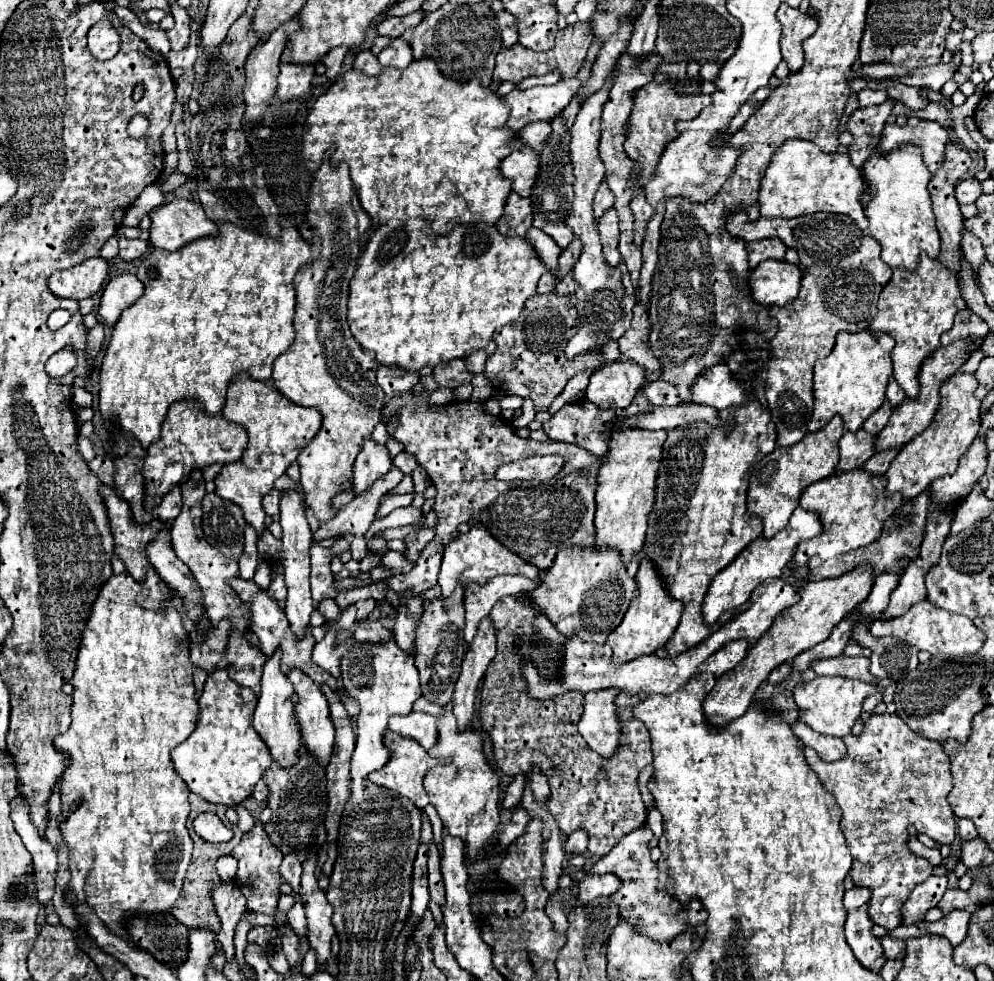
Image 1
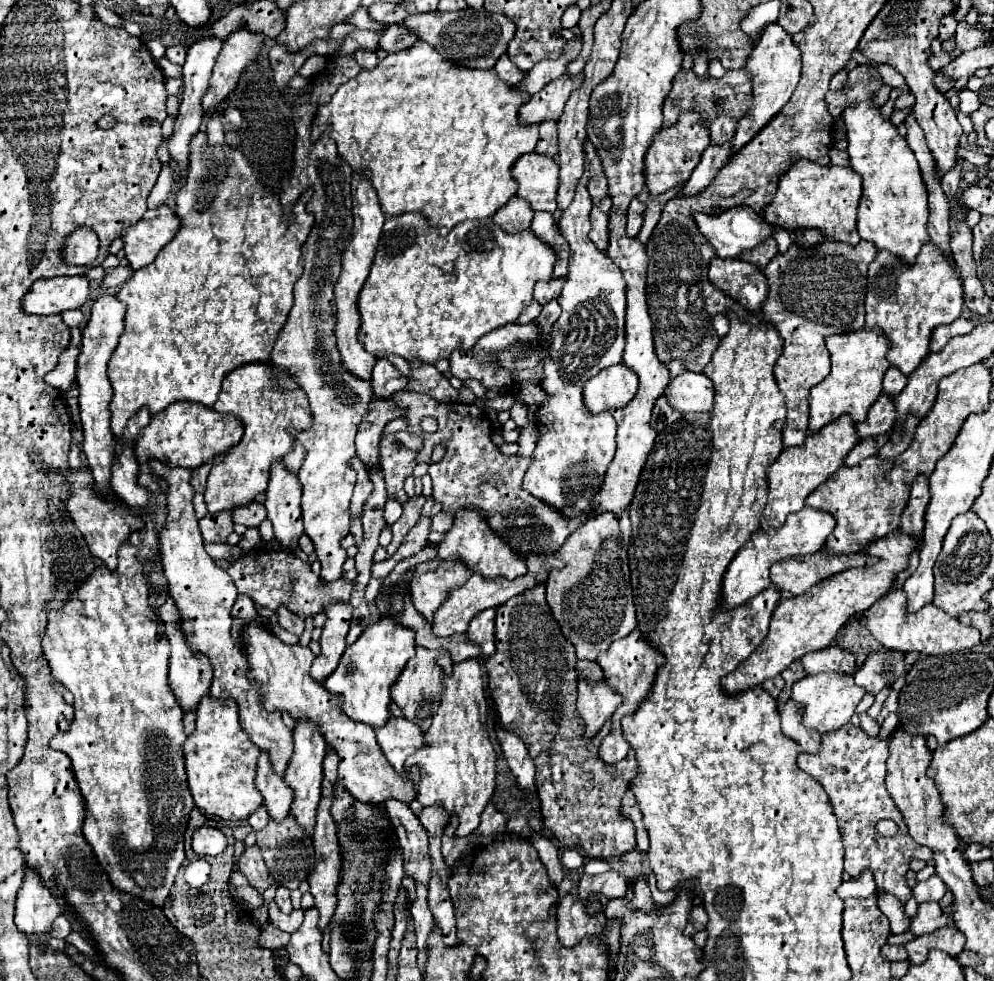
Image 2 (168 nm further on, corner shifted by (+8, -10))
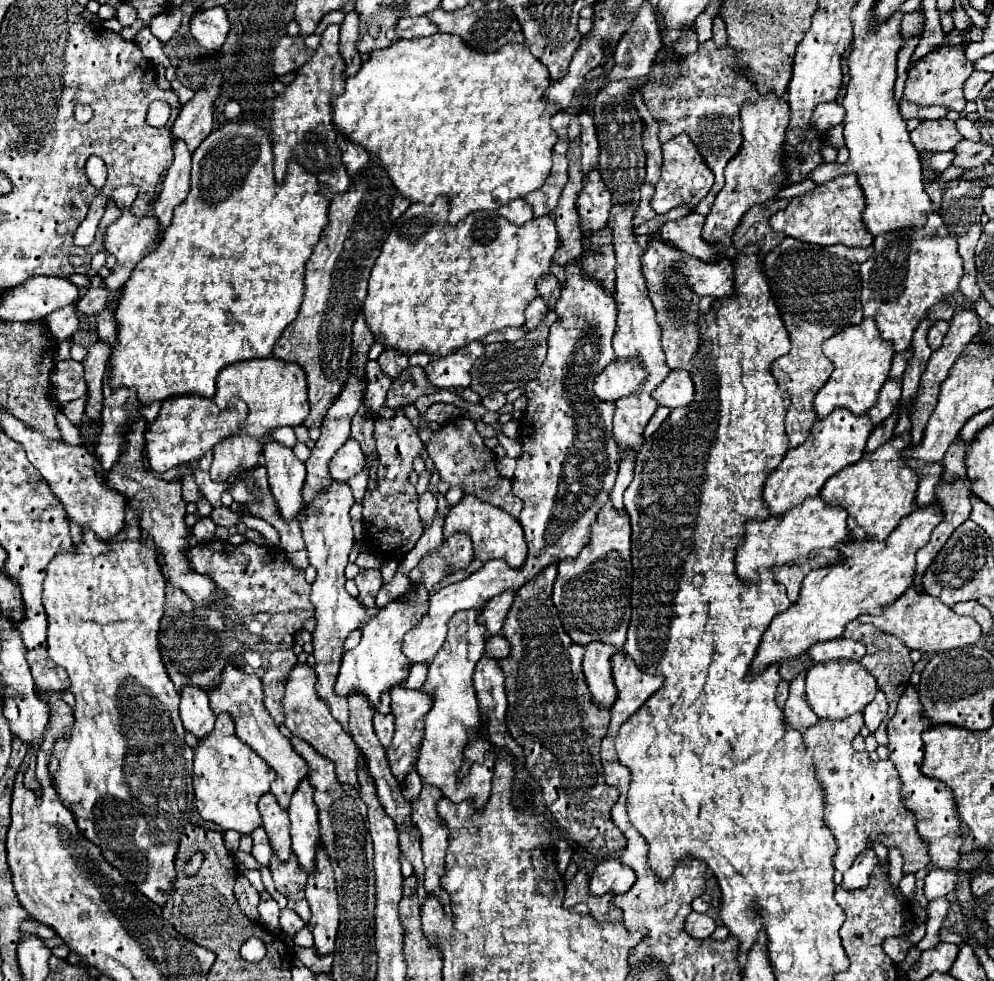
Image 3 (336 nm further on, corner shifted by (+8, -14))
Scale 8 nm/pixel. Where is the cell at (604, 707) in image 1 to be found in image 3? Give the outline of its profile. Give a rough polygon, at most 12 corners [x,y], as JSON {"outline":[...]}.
{"outline":[[605,643],[585,647],[583,671],[597,705],[617,695],[611,657],[625,653]]}

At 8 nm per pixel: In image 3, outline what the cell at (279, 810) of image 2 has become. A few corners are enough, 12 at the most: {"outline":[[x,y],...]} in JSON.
{"outline":[[271,793],[259,801],[263,827],[279,861],[291,855],[289,815]]}

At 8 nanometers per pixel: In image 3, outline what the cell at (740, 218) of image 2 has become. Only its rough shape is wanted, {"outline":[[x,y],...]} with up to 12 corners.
{"outline":[[685,215],[655,235],[703,261],[715,261],[715,247],[703,241],[705,217]]}

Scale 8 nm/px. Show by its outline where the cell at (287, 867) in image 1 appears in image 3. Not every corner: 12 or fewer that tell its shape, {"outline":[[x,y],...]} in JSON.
{"outline":[[281,909],[279,927],[289,937],[305,927],[293,909]]}

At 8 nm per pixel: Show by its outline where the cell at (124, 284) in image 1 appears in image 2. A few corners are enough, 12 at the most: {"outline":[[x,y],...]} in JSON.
{"outline":[[95,299],[77,359],[87,457],[101,499],[145,519],[111,489],[115,437],[109,429],[107,363],[127,307]]}

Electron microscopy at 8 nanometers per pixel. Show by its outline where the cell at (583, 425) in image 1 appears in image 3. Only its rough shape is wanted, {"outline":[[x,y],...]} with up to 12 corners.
{"outline":[[571,263],[523,395],[513,493],[529,555],[431,595],[405,635],[431,663],[455,611],[579,555],[613,491],[613,295]]}

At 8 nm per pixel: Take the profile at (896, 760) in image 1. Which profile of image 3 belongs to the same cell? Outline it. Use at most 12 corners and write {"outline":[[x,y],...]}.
{"outline":[[863,715],[803,733],[845,873],[873,837],[931,861],[891,761],[853,749]]}

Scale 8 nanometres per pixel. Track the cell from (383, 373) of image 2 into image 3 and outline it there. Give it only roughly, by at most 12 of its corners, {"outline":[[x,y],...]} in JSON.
{"outline":[[389,347],[379,355],[381,369],[395,377],[409,367],[407,355]]}

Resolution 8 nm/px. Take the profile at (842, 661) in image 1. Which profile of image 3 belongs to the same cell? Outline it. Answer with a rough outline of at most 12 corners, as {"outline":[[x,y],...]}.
{"outline":[[851,639],[815,643],[813,661],[861,659],[865,645]]}

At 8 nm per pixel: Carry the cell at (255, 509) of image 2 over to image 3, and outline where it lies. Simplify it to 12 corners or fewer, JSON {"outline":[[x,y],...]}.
{"outline":[[225,507],[213,509],[215,525],[231,527],[239,523],[239,513]]}

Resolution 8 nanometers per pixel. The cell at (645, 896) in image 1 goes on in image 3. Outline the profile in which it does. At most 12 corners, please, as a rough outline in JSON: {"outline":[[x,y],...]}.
{"outline":[[692,911],[684,928],[694,938],[709,939],[715,921]]}

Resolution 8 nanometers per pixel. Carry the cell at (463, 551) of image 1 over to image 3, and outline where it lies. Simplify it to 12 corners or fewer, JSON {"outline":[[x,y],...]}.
{"outline":[[465,495],[447,513],[443,535],[471,533],[475,557],[527,559],[519,519]]}

